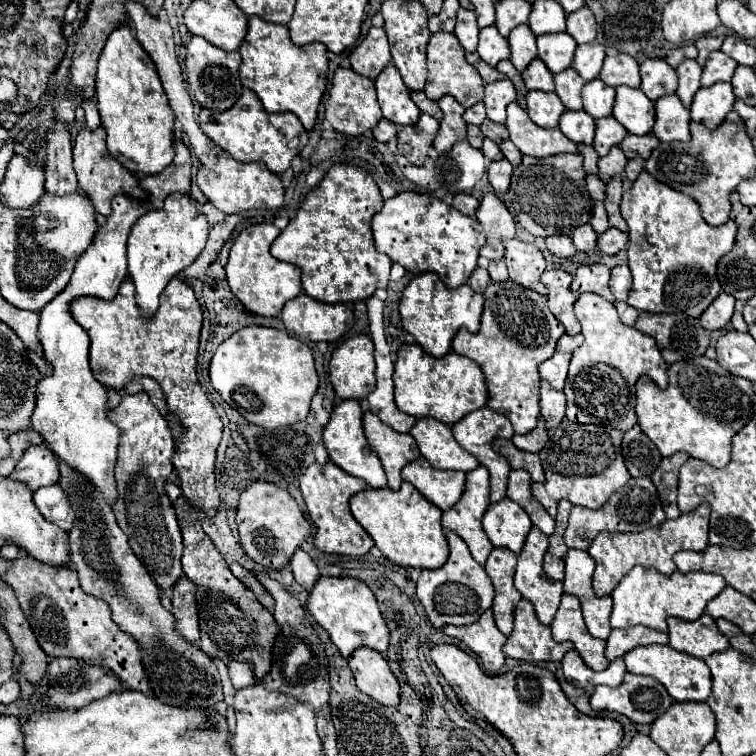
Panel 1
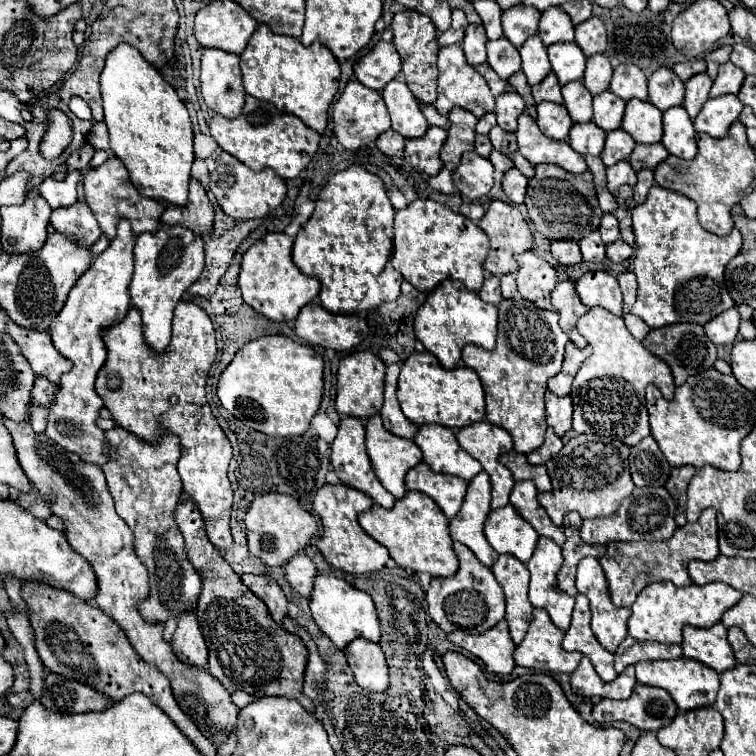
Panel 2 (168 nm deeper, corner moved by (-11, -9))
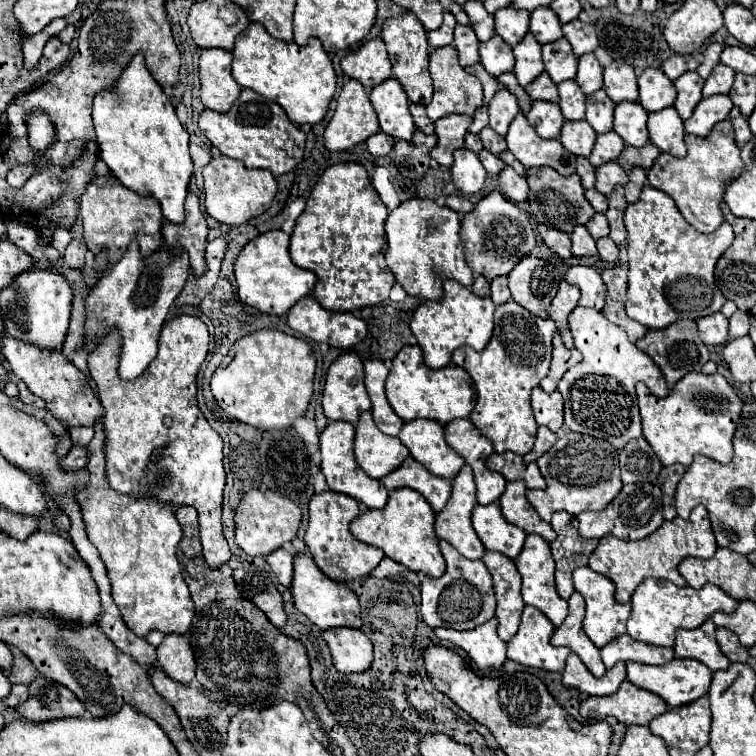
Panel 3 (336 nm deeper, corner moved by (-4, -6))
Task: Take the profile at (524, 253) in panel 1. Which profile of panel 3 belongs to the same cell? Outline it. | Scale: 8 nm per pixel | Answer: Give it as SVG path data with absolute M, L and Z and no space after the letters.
M532 255L524 257L524 261L520 261L516 269L512 269L508 281L512 297L518 305L522 305L536 317L548 317L546 307L558 291L560 277L546 269L544 259L536 259Z

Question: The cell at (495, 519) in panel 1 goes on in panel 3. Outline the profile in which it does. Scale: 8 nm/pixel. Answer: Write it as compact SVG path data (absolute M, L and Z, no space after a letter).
M498 503L476 505L472 509L472 527L488 551L516 559L524 547L526 533L502 517Z

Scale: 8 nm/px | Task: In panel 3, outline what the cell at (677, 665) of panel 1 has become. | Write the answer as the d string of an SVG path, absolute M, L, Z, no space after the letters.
M672 659L666 665L654 665L654 667L642 663L626 663L626 669L630 683L660 695L668 703L668 707L680 707L684 703L692 703L704 697L708 693L710 677L712 677L712 671L706 669L706 665L698 663L696 659Z

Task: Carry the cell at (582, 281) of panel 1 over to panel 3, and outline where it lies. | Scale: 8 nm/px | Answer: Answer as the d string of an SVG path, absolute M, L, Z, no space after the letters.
M570 267L564 275L564 281L570 285L578 285L582 293L580 297L582 307L592 307L596 311L604 309L606 285L594 267Z

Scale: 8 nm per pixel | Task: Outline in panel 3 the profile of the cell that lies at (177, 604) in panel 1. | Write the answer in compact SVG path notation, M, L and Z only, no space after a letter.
M166 635L162 645L158 647L158 667L162 667L162 671L182 683L182 685L190 685L194 679L194 653L190 649L190 643L184 635Z

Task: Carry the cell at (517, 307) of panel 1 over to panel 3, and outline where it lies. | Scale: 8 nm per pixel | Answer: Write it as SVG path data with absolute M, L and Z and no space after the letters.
M506 301L504 305L496 307L494 313L494 335L490 343L482 351L474 351L470 347L458 347L452 355L452 363L466 369L474 381L476 387L476 407L470 413L470 421L474 427L484 433L494 445L496 453L512 451L516 455L526 455L536 439L536 421L532 417L532 407L530 407L530 393L532 389L548 375L550 367L550 357L552 357L552 333L556 331L556 325L552 319L540 319L532 317L524 307L520 307L516 301Z

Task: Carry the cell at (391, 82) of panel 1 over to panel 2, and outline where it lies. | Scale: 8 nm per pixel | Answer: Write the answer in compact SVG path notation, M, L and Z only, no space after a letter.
M391 80L381 94L391 114L391 128L395 132L399 132L405 138L421 138L427 132L429 124L419 108L417 98L405 82Z

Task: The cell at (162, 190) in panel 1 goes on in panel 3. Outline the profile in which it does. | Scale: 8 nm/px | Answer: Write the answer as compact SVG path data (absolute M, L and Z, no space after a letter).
M190 193L186 197L186 221L182 225L164 223L162 235L168 245L178 243L190 255L190 269L196 277L204 275L204 271L208 269L206 261L204 261L208 227L206 227L206 219L202 217L200 203L198 203L196 195Z

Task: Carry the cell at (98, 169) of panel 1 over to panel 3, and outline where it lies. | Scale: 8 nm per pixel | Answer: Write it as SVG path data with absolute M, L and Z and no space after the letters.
M96 177L82 195L80 215L84 221L84 243L88 251L108 253L108 267L114 267L132 239L140 241L142 257L152 255L162 247L162 211L154 197L142 197L126 189L114 177Z

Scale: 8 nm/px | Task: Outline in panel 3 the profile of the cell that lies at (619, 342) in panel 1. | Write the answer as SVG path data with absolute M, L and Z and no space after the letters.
M576 307L568 321L574 345L582 353L582 361L570 367L558 383L558 391L564 397L564 425L570 431L594 435L608 441L612 447L622 449L630 439L642 435L634 389L636 383L642 381L656 397L666 397L668 385L664 375L646 353L628 341L626 331L610 323L600 311Z

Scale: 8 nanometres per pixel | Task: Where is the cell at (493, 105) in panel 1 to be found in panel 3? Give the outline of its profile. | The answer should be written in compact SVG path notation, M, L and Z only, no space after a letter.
M502 89L496 93L496 97L492 97L488 109L490 109L490 127L504 137L508 133L512 119L520 113L516 97L512 97L512 93Z

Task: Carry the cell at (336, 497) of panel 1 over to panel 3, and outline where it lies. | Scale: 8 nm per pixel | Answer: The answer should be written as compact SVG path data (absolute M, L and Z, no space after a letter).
M324 491L310 499L308 509L310 509L310 517L308 517L308 529L306 529L304 541L306 541L308 551L314 557L316 565L320 567L320 571L326 577L330 577L332 581L352 581L352 579L368 577L370 571L382 561L384 551L378 547L354 541L348 527L360 513L358 501L348 495L342 495L342 493Z

